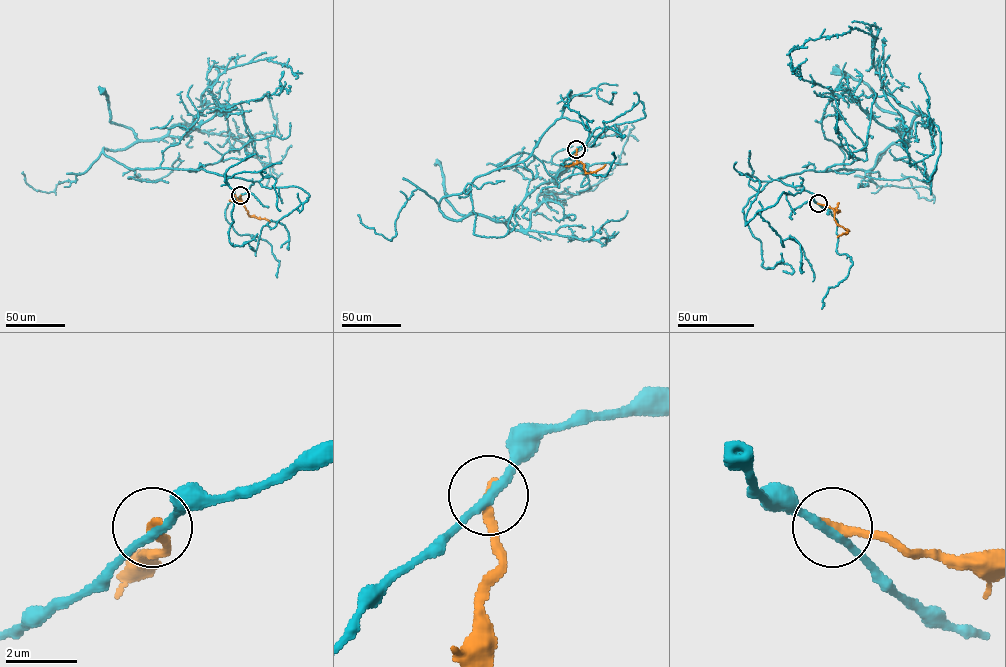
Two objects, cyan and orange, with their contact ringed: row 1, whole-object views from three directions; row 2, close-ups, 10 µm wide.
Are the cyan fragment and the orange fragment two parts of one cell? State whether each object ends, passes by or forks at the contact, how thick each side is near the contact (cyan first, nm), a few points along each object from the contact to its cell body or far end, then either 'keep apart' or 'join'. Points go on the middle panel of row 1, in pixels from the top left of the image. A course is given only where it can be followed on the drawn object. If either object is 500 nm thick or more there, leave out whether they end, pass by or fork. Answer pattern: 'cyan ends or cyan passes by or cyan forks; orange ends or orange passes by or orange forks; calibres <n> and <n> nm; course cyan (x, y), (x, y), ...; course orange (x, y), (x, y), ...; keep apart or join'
cyan passes by; orange ends; calibres 240 and 280 nm; course cyan (576, 149), (588, 128), (558, 118), (526, 159), (439, 209), (527, 230), (539, 196), (604, 178), (632, 125); course orange (576, 149), (577, 161), (583, 165), (585, 172), (594, 172), (605, 164); keep apart

